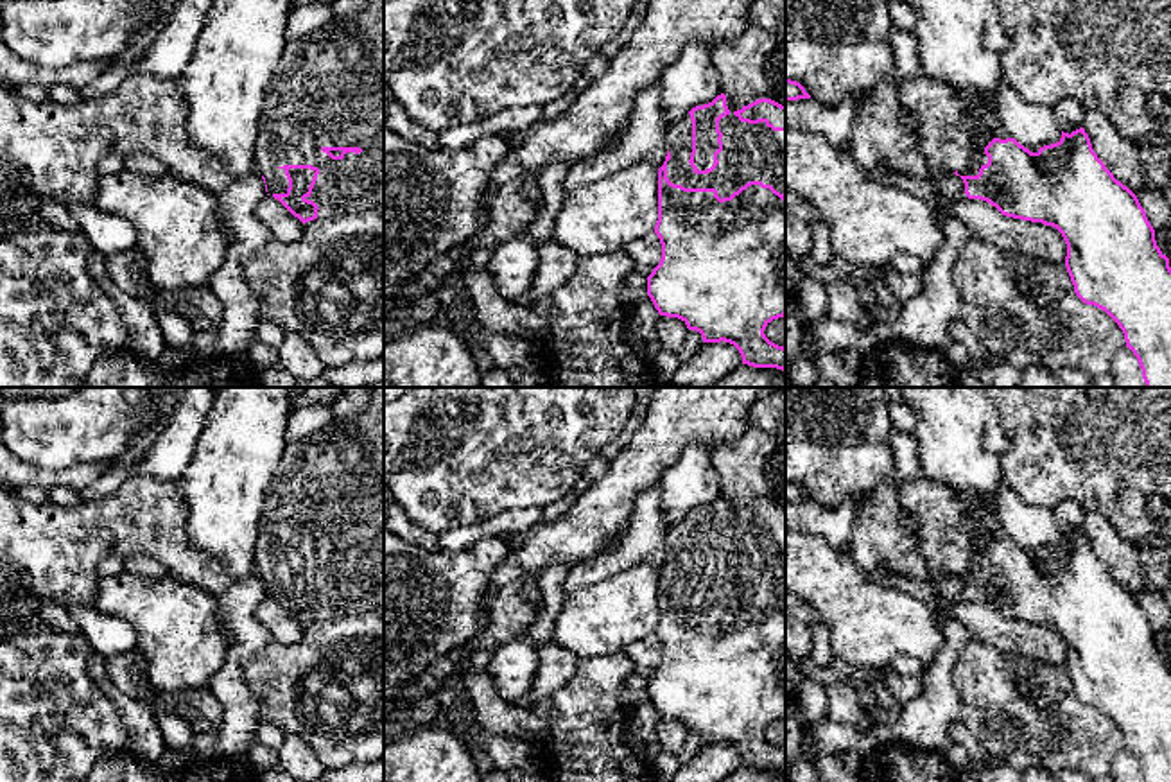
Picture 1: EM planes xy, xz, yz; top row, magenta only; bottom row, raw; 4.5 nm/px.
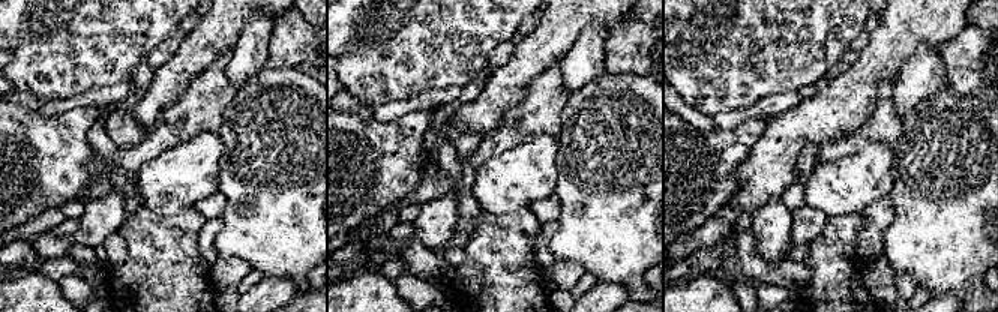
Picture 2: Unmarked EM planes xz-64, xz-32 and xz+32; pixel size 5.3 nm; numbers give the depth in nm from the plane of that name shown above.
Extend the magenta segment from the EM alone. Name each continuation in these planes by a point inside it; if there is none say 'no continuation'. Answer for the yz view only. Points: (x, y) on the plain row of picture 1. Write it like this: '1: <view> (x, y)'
1: yz (944, 528)

